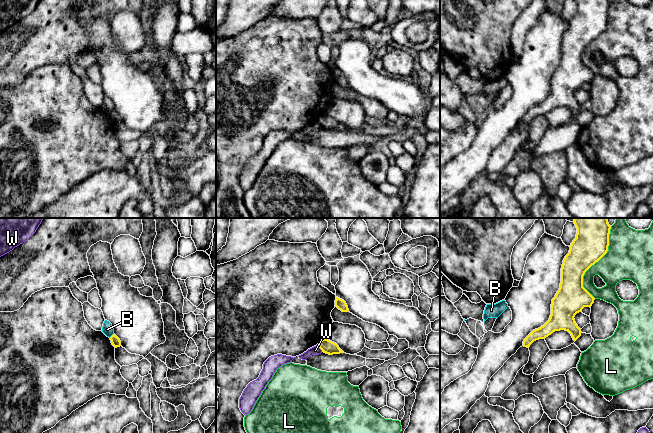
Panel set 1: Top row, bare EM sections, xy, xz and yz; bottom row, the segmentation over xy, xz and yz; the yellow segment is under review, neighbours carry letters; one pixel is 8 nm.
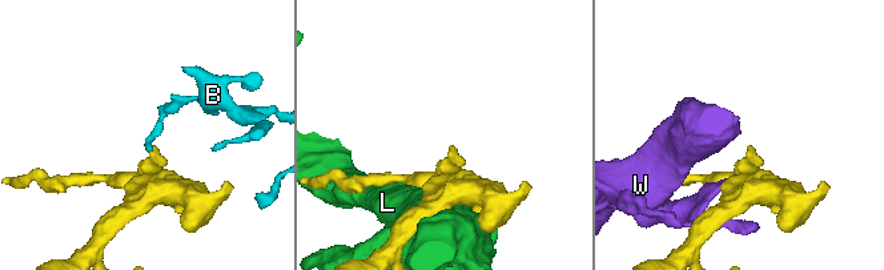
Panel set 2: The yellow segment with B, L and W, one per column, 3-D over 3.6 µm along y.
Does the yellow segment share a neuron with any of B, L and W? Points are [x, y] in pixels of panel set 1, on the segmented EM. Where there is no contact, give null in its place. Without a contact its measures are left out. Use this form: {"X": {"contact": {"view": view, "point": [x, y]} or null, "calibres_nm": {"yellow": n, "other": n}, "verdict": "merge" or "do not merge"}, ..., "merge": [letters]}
{"B": {"contact": {"view": "xy", "point": [112, 335]}, "calibres_nm": {"yellow": 70, "other": 90}, "verdict": "do not merge"}, "L": {"contact": {"view": "yz", "point": [595, 262]}, "calibres_nm": {"yellow": 280, "other": 340}, "verdict": "do not merge"}, "W": {"contact": {"view": "xz", "point": [319, 347]}, "calibres_nm": {"yellow": 110, "other": 70}, "verdict": "do not merge"}, "merge": []}

